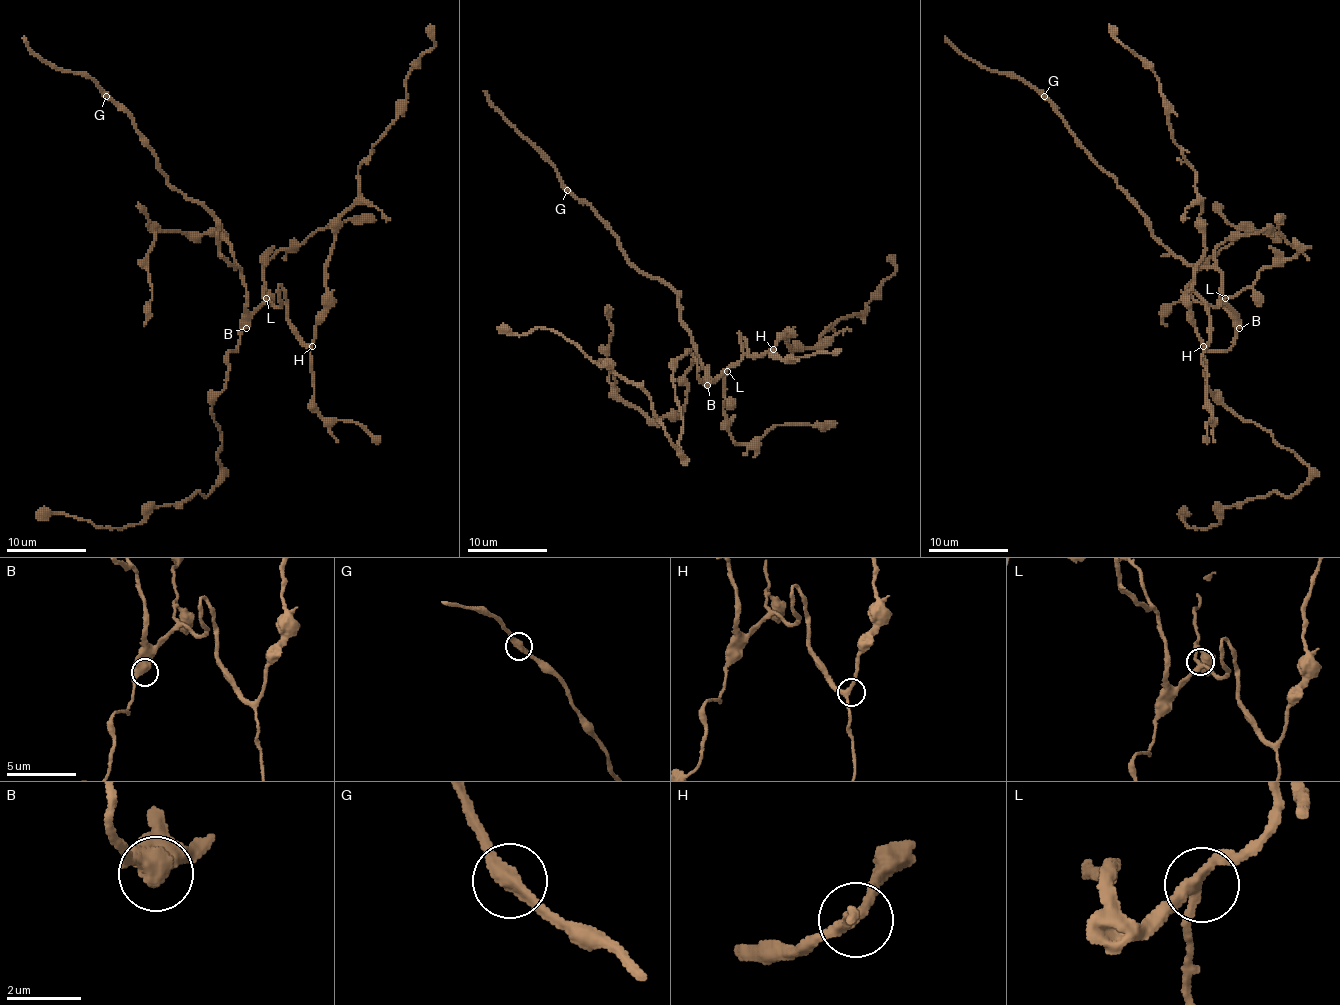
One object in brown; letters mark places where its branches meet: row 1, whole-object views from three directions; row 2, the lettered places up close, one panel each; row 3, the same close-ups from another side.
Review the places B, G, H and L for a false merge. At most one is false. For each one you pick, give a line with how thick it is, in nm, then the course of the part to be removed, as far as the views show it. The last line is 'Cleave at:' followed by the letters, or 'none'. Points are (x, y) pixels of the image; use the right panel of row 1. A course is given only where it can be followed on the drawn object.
Cleave at: none

